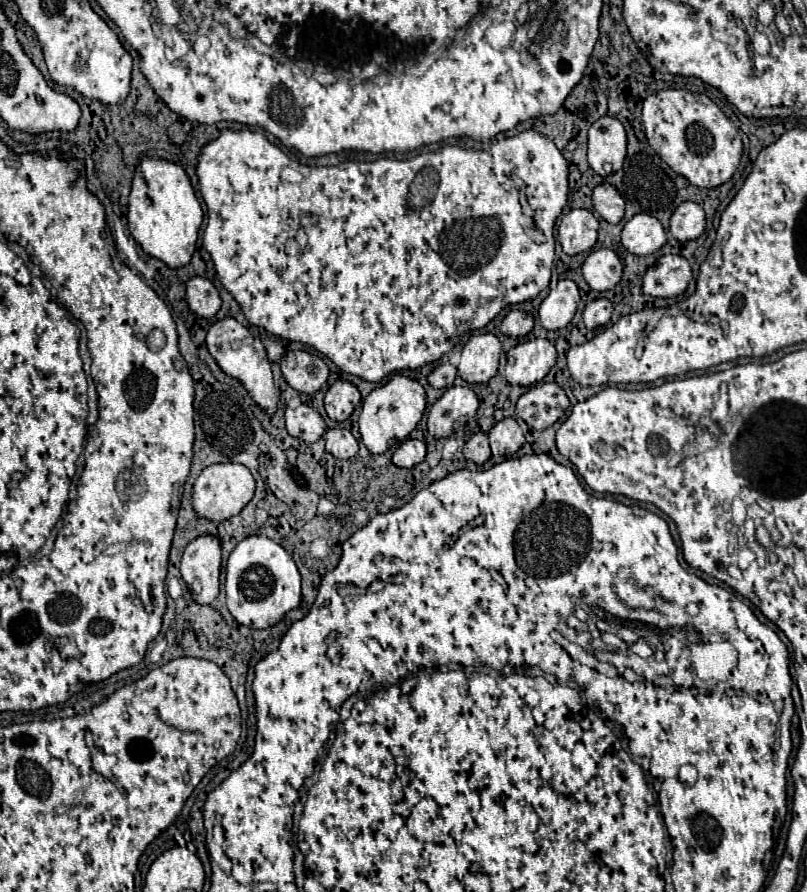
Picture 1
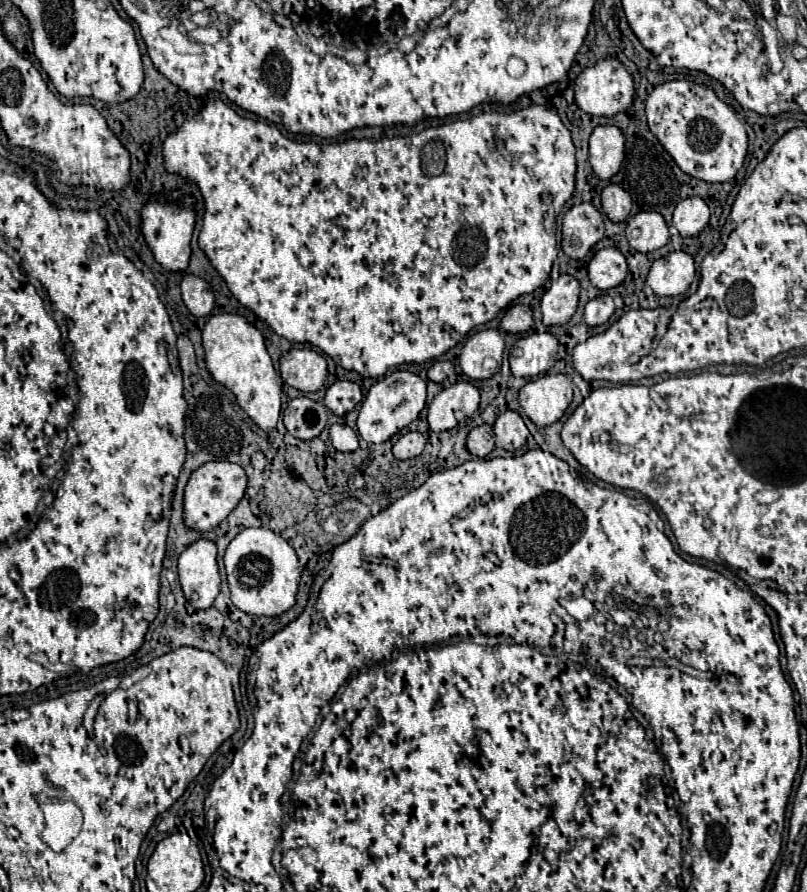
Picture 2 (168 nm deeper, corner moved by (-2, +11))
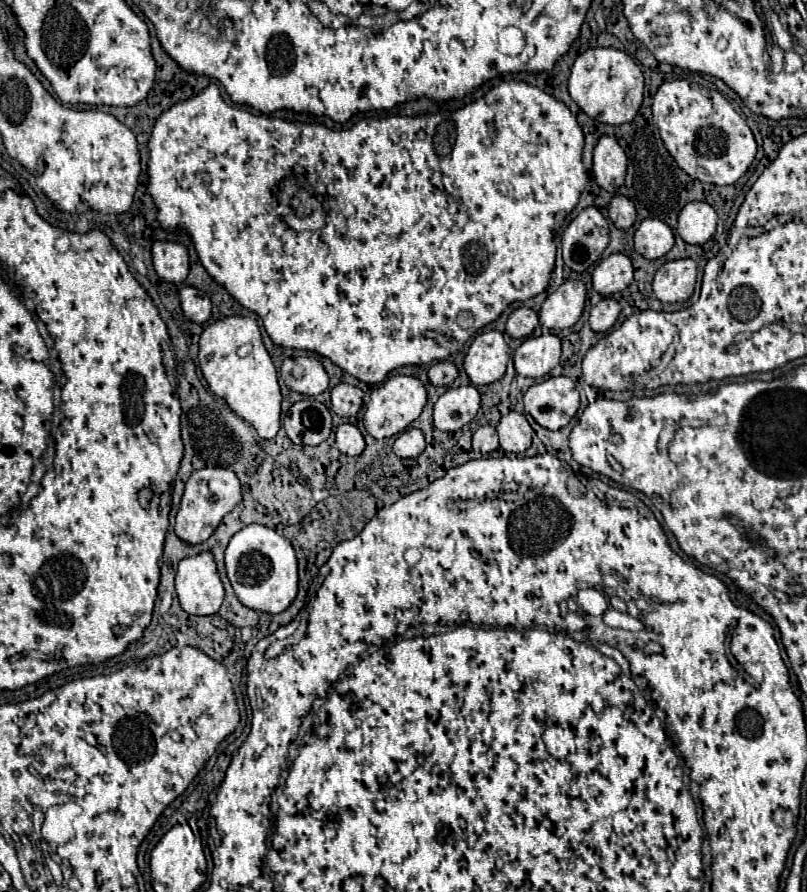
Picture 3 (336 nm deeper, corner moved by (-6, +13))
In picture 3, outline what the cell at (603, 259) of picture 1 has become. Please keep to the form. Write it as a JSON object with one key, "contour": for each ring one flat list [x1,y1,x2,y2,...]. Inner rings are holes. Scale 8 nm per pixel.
{"contour":[[615,253,603,259,593,271,593,289,603,295,615,295,625,291,633,281,633,265,629,257]]}

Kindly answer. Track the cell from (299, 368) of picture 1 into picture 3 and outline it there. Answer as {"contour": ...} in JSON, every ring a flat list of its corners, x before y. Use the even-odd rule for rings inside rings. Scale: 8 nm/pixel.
{"contour":[[315,357,285,359,281,365,281,377,291,391,301,395,319,395,329,387,329,375]]}

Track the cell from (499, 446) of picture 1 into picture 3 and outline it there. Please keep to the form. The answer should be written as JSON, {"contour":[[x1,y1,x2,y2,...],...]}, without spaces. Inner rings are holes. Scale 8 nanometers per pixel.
{"contour":[[509,411,507,415,503,415,497,425,497,433,499,433,501,449,505,453,523,453,525,449,531,447,533,429,523,413]]}

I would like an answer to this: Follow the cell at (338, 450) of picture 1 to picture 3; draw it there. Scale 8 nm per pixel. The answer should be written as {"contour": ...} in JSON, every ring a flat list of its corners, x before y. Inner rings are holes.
{"contour":[[343,423,337,427,335,431,337,435,337,449,345,455,361,455,363,449,365,449,365,439,363,439,363,433,351,425,351,423]]}

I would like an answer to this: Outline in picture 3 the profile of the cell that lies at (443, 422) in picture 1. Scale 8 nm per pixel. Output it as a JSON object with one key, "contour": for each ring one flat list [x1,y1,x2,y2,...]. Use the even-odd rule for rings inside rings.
{"contour":[[461,385,445,391,435,403,433,419,439,431,459,431,479,411,481,395,473,385]]}

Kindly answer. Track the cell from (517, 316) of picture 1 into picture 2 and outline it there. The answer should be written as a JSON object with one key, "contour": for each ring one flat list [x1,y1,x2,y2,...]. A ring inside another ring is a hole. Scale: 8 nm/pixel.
{"contour":[[513,305,501,319,501,329,507,333,525,333,533,327,533,311,529,305]]}

